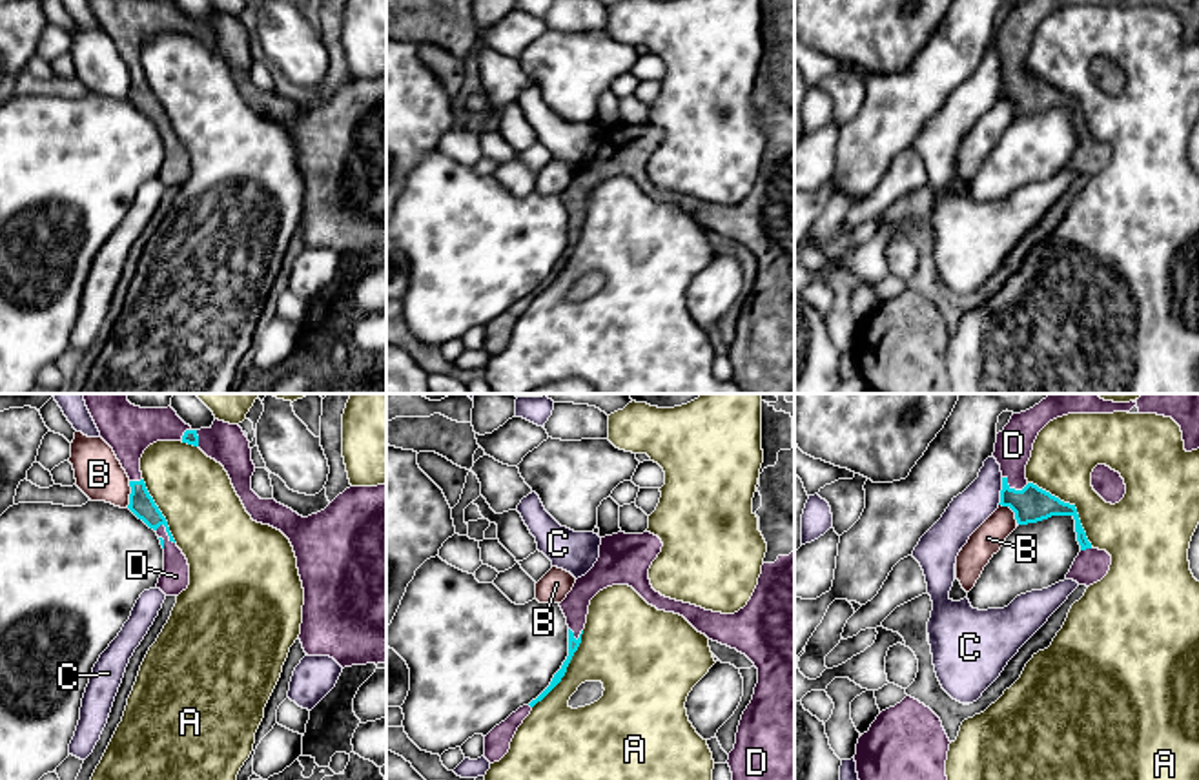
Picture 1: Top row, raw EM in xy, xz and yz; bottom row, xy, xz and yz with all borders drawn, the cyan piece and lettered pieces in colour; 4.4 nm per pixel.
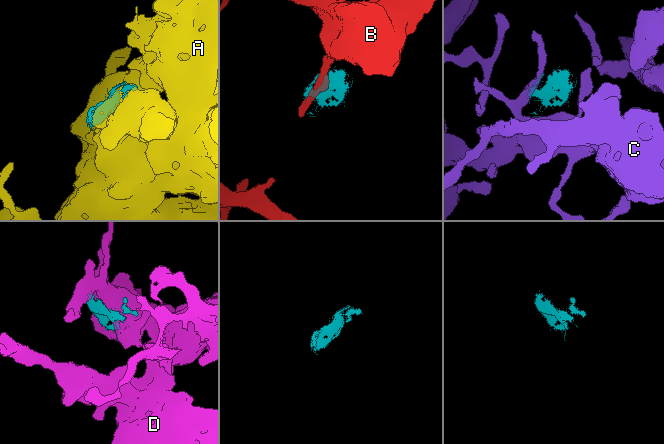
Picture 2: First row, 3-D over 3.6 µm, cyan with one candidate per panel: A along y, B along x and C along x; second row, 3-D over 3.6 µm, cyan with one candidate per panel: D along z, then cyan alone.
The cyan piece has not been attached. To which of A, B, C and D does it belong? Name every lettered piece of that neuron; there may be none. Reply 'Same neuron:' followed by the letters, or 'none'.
Same neuron: D

